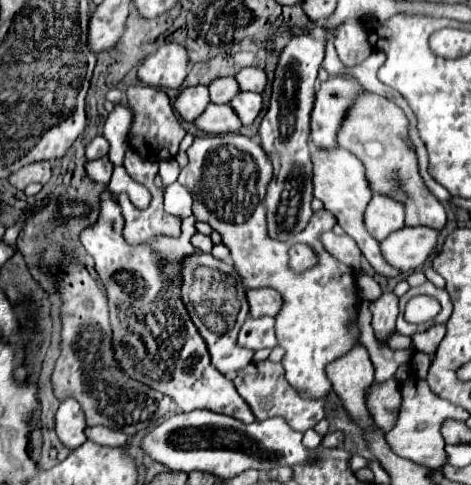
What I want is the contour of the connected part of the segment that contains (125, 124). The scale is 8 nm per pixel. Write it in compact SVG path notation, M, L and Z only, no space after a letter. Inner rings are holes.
M115 105L115 111L109 113L107 123L103 127L103 135L111 143L109 159L113 165L123 165L123 155L129 145L129 141L127 141L129 127L131 127L131 113L125 107Z

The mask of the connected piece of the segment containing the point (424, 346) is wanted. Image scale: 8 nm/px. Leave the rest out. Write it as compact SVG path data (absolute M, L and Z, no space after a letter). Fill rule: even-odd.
M431 325L431 329L427 329L423 333L415 333L415 337L411 337L411 341L417 351L435 355L435 347L439 347L443 337L445 337L445 325Z

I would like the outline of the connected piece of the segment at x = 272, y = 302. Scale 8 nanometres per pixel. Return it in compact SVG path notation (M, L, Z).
M249 289L247 301L251 307L251 317L275 317L281 309L281 295L275 289Z

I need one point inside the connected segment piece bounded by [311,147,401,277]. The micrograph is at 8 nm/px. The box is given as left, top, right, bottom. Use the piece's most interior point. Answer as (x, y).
(339, 178)

